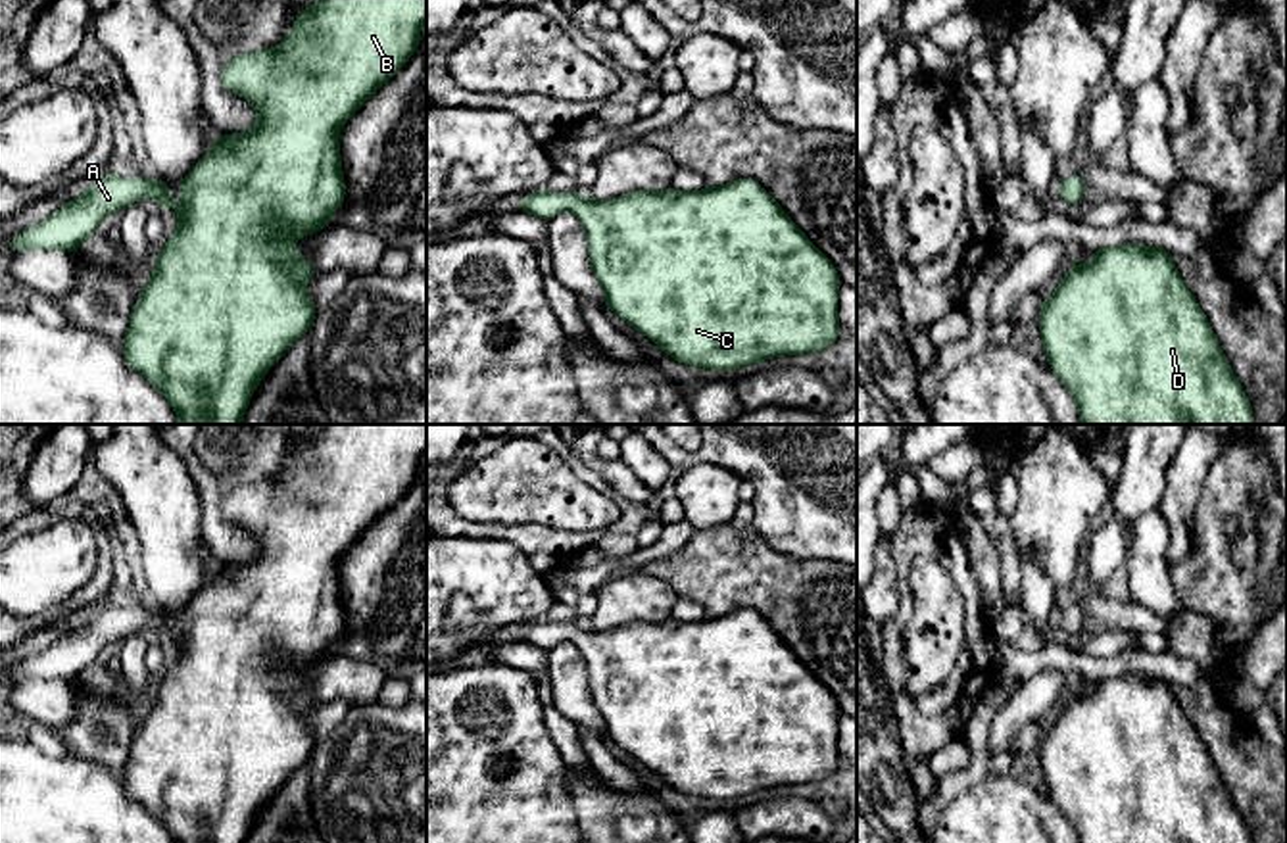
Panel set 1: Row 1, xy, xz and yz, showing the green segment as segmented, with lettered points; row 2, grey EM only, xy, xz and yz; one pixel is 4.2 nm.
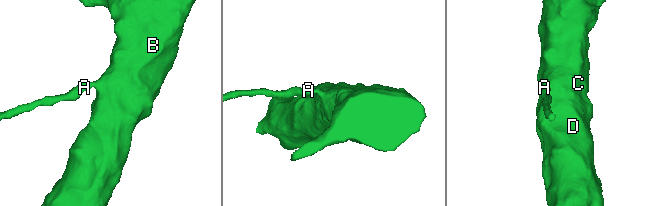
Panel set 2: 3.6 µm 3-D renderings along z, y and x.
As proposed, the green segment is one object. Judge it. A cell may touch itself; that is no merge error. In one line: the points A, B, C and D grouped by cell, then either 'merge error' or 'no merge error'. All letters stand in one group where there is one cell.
groups A B C D; no merge error

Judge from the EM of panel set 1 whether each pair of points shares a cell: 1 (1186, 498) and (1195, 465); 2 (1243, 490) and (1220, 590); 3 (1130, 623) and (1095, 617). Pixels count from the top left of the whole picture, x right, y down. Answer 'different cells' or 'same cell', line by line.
1: same cell
2: same cell
3: same cell

